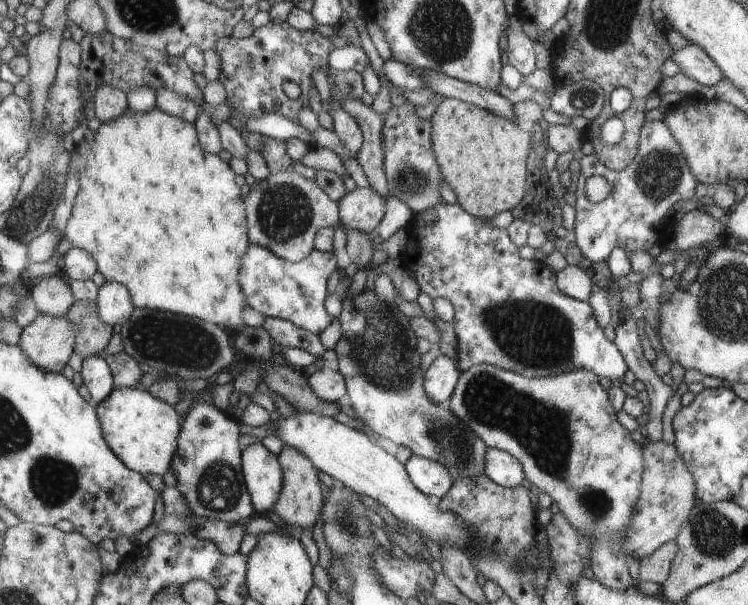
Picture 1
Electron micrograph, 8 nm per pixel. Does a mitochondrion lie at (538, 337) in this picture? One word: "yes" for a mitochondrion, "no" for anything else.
yes

